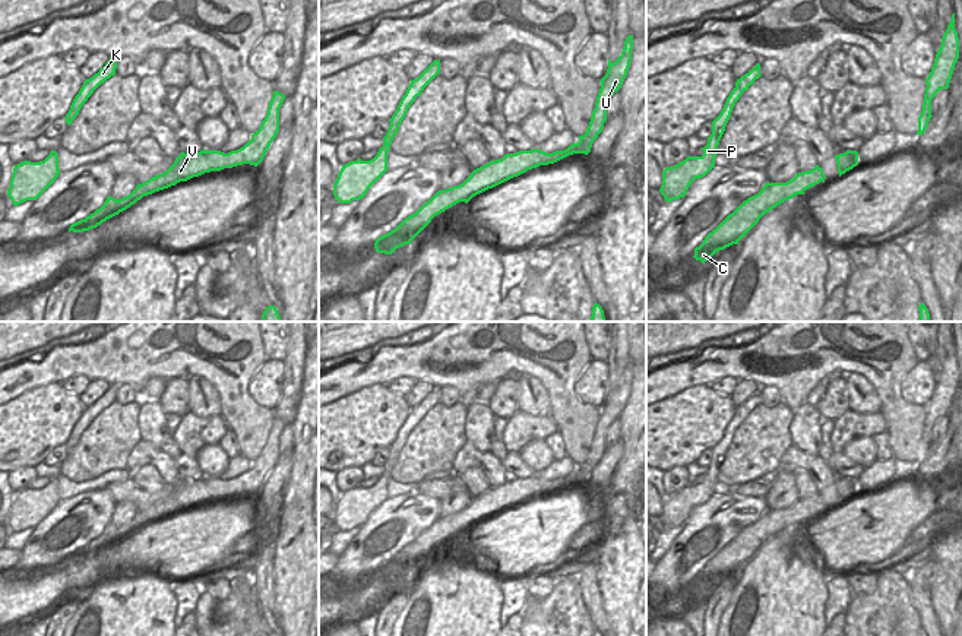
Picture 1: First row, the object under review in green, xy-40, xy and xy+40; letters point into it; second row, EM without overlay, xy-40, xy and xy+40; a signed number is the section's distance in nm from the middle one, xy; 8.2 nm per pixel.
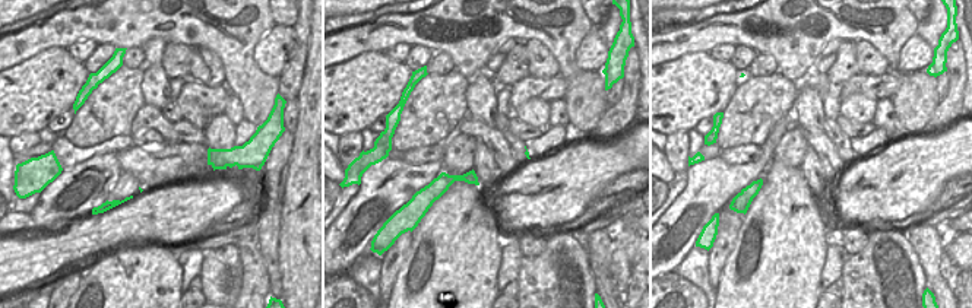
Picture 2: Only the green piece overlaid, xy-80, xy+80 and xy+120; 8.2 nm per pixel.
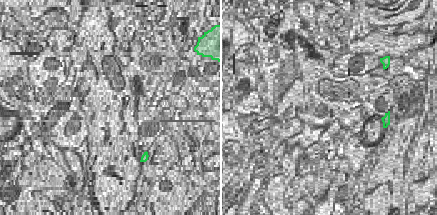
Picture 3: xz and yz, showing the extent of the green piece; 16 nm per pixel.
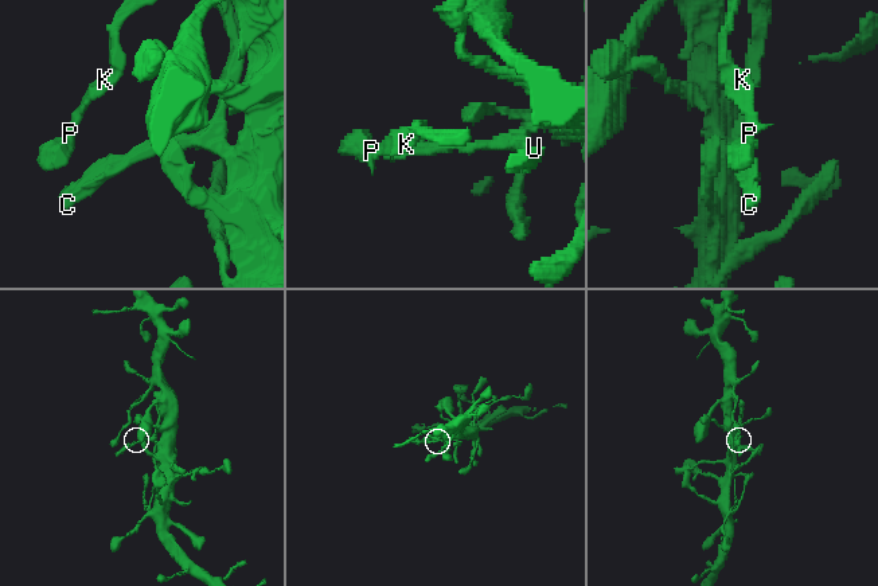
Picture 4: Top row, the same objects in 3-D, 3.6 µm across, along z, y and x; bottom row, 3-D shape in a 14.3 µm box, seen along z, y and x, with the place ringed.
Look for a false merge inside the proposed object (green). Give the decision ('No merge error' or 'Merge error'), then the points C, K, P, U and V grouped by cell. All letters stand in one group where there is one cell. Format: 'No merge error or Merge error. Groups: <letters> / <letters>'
No merge error. Groups: C K P U V.

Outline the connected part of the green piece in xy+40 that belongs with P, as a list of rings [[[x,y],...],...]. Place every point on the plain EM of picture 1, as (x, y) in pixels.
[[[757,390],[749,401],[737,406],[735,415],[725,428],[721,442],[712,449],[712,462],[708,465],[708,472],[700,475],[702,484],[687,484],[674,494],[667,494],[662,499],[662,513],[659,516],[665,529],[673,529],[684,525],[690,512],[696,506],[705,504],[715,494],[715,484],[718,481],[719,468],[725,459],[725,453],[731,444],[735,430],[744,418],[759,406],[760,392]]]

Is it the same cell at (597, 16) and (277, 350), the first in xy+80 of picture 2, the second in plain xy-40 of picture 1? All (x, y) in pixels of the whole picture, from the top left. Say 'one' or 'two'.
one

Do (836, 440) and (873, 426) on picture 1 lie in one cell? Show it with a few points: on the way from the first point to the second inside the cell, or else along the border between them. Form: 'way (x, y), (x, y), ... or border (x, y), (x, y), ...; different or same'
way (845, 432), (851, 426), (864, 426); same

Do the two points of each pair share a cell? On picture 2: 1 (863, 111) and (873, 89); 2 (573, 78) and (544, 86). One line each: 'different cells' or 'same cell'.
1: different cells
2: different cells

